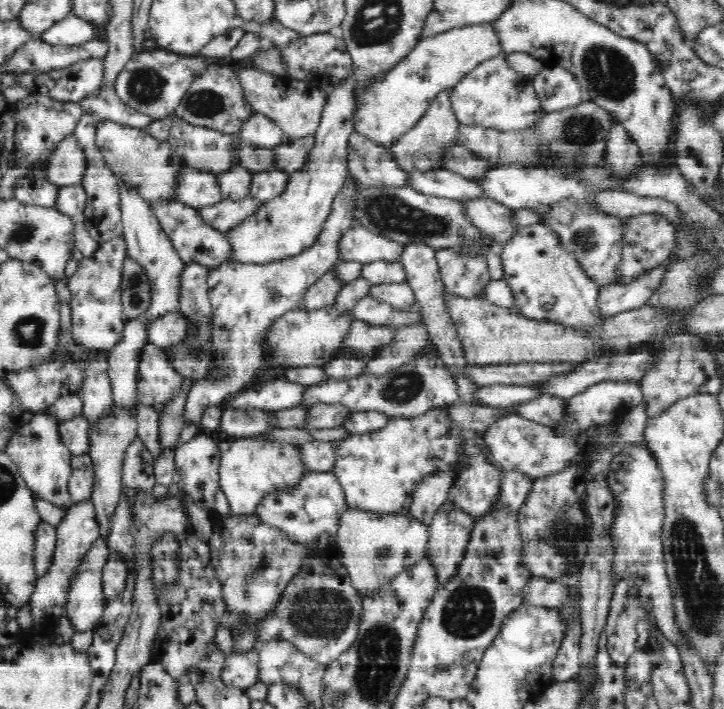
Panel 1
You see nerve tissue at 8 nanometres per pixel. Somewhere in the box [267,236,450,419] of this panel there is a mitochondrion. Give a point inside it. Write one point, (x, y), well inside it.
(404, 389)

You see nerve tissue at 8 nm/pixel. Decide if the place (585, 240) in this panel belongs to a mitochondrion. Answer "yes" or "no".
yes

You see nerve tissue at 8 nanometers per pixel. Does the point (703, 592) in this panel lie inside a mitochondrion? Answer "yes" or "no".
yes

